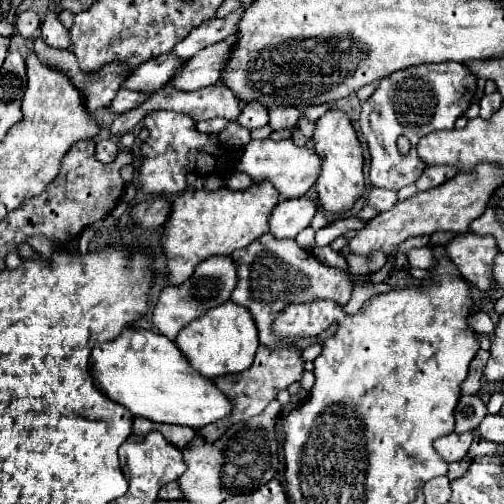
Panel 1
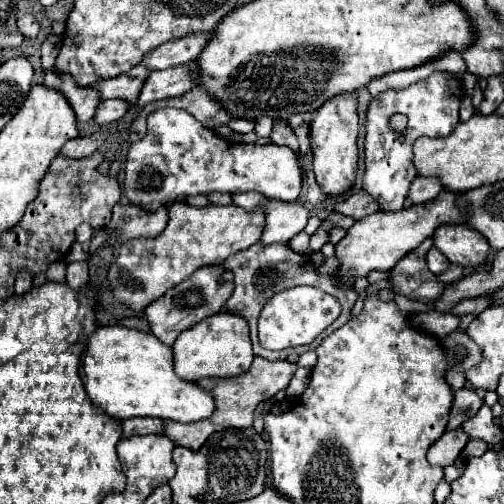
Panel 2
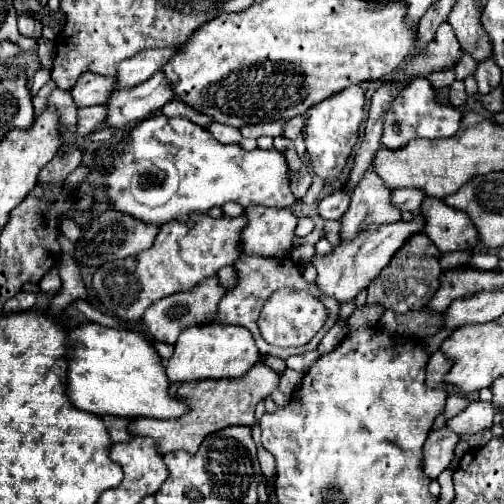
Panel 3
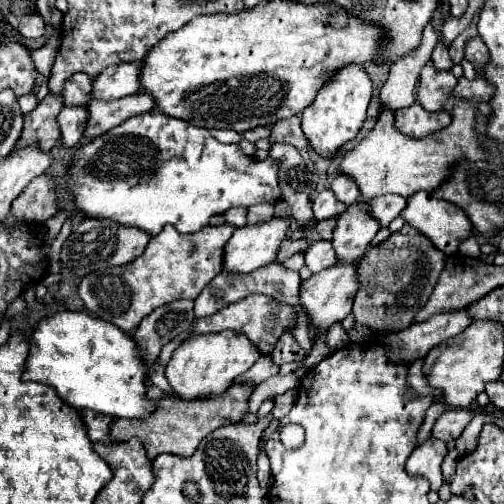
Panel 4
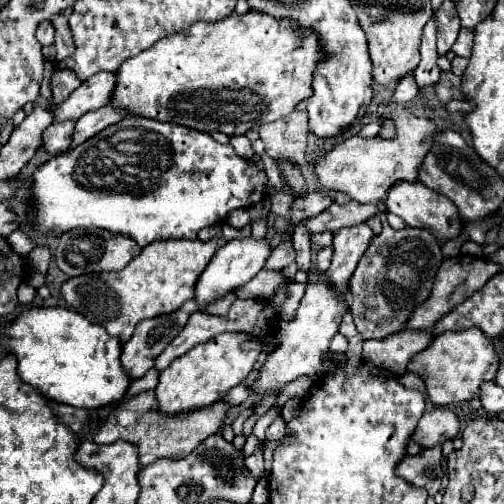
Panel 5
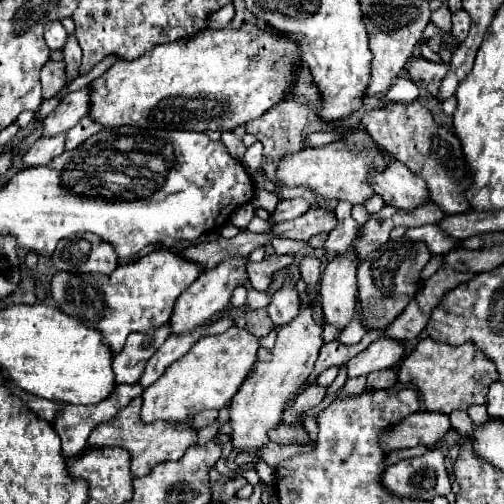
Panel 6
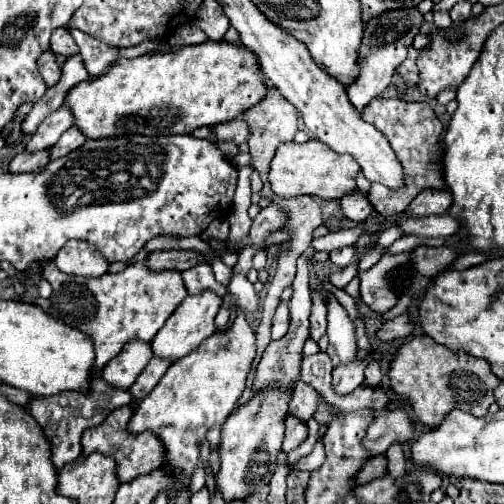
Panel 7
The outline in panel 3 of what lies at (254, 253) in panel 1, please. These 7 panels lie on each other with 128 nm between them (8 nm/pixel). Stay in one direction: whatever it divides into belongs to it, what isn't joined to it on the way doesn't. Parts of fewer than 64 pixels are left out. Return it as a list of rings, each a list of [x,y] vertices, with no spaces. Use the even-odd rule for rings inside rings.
[[[240,256],[236,262],[234,262],[234,268],[240,276],[240,282],[236,288],[228,290],[224,294],[224,298],[220,300],[218,304],[218,312],[214,316],[212,322],[216,324],[240,324],[244,328],[248,328],[256,340],[256,346],[260,350],[262,356],[278,356],[278,358],[288,358],[288,356],[304,354],[308,351],[316,350],[322,336],[326,334],[336,323],[336,316],[338,316],[338,308],[340,304],[336,304],[336,300],[324,296],[324,306],[328,310],[328,318],[324,322],[324,326],[320,328],[320,331],[304,346],[290,346],[290,348],[280,348],[280,346],[274,346],[274,344],[268,344],[262,336],[260,336],[260,328],[258,328],[258,316],[262,312],[262,306],[264,302],[268,300],[268,296],[272,296],[272,292],[276,292],[278,288],[290,288],[290,290],[308,290],[312,292],[314,296],[318,296],[316,292],[316,284],[310,284],[302,278],[302,272],[300,272],[300,266],[294,264],[290,258],[280,258],[280,260],[260,260],[260,256],[248,256],[248,260],[244,260],[244,256]]]

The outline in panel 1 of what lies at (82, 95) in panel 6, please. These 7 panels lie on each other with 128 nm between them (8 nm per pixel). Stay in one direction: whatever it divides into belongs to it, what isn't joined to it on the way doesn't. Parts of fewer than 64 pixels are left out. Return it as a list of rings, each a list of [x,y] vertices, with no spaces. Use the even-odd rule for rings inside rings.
[[[236,10],[232,14],[228,14],[226,18],[214,18],[212,22],[204,22],[198,28],[194,28],[184,40],[180,40],[172,52],[180,58],[180,60],[190,60],[194,54],[198,54],[202,48],[208,48],[212,44],[218,44],[222,40],[226,40],[228,36],[232,36],[238,28],[238,20],[242,16],[242,10]]]

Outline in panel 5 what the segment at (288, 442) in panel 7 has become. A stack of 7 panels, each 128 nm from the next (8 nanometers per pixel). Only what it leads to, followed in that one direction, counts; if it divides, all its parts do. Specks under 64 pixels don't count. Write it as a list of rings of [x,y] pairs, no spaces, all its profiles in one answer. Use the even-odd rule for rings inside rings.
[[[278,416],[266,430],[266,440],[280,440],[286,432],[286,422],[282,416]]]

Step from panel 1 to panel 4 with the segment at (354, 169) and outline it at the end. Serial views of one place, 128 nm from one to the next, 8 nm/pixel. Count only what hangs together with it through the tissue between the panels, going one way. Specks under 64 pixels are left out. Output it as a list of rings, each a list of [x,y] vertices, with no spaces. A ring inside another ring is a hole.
[[[350,64],[332,74],[328,78],[328,84],[320,88],[316,100],[302,112],[302,130],[312,148],[320,156],[332,156],[344,142],[352,140],[362,128],[362,122],[366,120],[370,98],[372,98],[372,80],[368,78],[362,66]]]

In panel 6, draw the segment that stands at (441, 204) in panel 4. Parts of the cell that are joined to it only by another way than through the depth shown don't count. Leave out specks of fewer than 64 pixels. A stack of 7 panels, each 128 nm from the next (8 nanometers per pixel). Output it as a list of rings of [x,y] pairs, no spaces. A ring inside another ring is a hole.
[[[390,158],[384,170],[370,170],[368,184],[384,202],[404,210],[412,210],[420,200],[430,198],[424,180],[396,158]]]

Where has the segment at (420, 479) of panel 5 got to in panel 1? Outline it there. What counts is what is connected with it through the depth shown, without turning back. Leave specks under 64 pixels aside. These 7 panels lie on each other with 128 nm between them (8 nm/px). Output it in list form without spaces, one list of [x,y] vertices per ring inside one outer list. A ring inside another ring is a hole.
[[[452,432],[452,434],[446,434],[446,436],[438,438],[434,442],[434,448],[442,456],[442,460],[456,462],[456,460],[462,460],[466,456],[472,438],[474,438],[472,432],[462,432],[462,434]]]

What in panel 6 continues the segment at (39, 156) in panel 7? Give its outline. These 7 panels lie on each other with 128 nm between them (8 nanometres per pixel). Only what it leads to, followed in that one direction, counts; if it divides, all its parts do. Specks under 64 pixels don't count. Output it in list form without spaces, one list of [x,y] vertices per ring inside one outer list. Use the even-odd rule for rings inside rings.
[[[64,134],[52,136],[52,138],[40,138],[40,140],[22,156],[22,164],[24,164],[24,166],[50,164],[52,158],[60,156],[62,152],[64,152]]]

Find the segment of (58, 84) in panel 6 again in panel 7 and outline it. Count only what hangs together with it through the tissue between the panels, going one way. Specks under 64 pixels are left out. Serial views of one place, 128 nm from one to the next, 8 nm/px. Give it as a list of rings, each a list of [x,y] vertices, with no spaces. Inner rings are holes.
[[[52,50],[42,52],[42,56],[38,58],[38,70],[46,82],[46,86],[54,86],[60,78],[60,68],[56,64],[56,56]]]

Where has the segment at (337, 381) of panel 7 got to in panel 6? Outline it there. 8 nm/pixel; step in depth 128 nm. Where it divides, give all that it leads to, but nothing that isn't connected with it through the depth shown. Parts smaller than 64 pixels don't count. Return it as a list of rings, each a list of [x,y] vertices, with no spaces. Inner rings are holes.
[[[382,336],[346,364],[348,378],[358,378],[358,376],[366,376],[374,370],[392,368],[394,364],[400,362],[402,354],[404,354],[402,342],[396,342],[396,340]]]

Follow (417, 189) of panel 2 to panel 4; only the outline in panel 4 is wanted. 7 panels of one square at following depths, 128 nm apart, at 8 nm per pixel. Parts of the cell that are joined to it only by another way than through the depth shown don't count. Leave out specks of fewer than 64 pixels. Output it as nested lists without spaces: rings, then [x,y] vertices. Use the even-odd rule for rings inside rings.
[[[388,194],[366,202],[366,210],[380,222],[380,226],[388,226],[394,218],[398,218],[400,208],[404,208],[404,196]]]

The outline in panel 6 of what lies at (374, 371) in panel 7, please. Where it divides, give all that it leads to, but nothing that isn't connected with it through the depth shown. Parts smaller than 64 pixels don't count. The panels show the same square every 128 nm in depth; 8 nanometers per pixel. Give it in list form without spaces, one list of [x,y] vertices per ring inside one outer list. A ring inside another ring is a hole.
[[[392,368],[370,372],[366,380],[366,390],[380,390],[380,388],[390,388],[396,384],[396,374]]]

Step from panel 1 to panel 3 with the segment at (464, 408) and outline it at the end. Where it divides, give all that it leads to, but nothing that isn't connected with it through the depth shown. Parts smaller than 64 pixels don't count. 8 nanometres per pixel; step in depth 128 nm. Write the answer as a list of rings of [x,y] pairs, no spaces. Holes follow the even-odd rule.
[[[450,394],[448,400],[446,400],[446,408],[444,412],[434,420],[434,426],[432,428],[442,428],[446,424],[446,420],[450,420],[452,416],[456,416],[458,412],[462,412],[462,408],[468,404],[468,398],[466,396],[460,396],[460,394]]]

